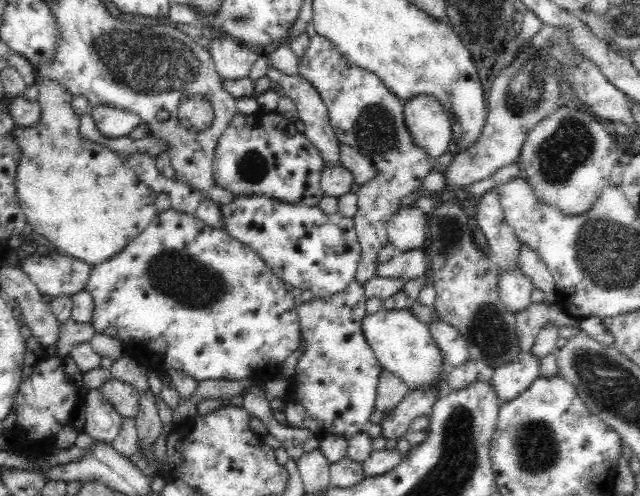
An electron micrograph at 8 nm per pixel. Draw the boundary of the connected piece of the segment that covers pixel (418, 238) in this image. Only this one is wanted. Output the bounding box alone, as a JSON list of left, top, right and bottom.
[387,204,427,253]

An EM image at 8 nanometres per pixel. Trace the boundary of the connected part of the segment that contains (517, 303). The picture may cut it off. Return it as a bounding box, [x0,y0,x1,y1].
[496,267,535,312]

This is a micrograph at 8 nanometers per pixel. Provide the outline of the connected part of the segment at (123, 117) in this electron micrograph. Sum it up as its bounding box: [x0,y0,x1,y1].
[91,106,142,138]

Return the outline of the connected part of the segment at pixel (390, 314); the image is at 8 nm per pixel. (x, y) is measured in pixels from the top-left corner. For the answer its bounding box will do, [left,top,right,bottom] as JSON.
[361,307,445,390]

